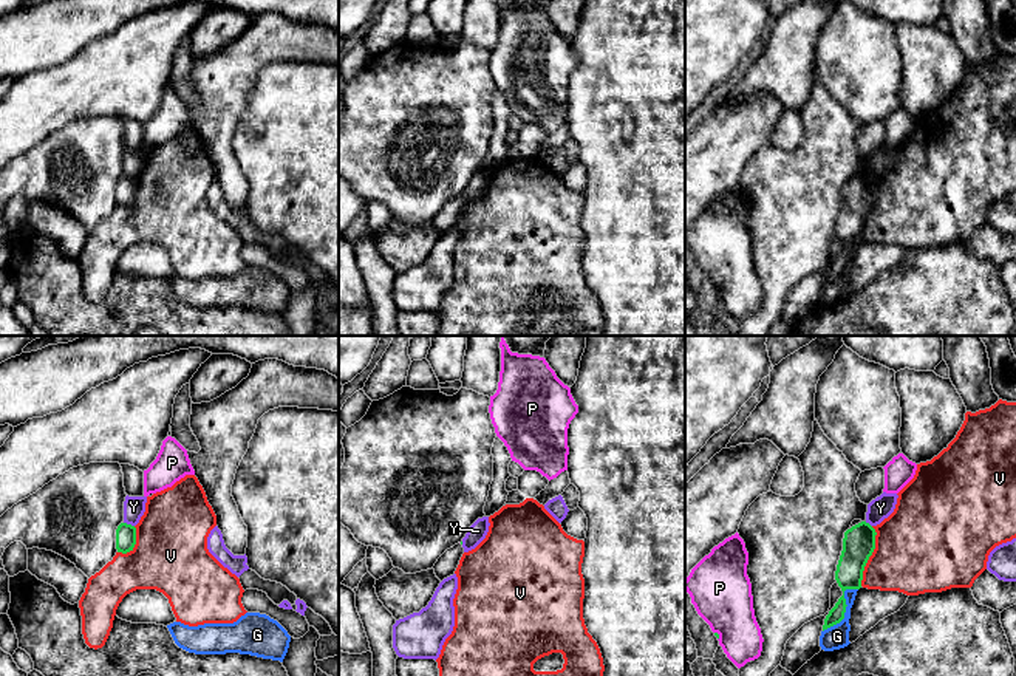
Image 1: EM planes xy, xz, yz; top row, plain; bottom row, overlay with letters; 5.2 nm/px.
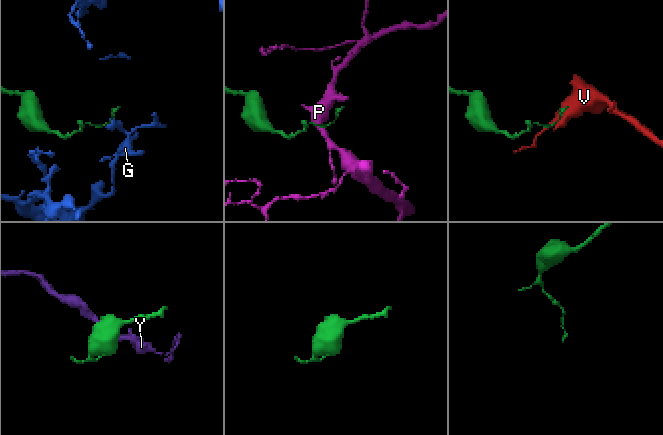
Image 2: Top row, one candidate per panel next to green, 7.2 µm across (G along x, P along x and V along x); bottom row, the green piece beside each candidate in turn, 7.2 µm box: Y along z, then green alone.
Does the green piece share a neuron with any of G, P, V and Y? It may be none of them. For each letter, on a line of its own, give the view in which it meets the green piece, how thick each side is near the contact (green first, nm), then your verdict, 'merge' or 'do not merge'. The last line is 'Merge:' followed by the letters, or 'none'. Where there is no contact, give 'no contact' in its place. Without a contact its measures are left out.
G: meets green in yz; 140 nm thick on the green side, 120 nm on the other; do not merge
P: meets green in yz; 20 nm thick on the green side, 320 nm on the other; do not merge
V: meets green in yz; 170 nm thick on the green side, 460 nm on the other; do not merge
Y: meets green in xy; 110 nm thick on the green side, 110 nm on the other; do not merge
Merge: none

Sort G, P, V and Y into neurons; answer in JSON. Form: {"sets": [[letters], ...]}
{"sets": [["G"], ["P"], ["V"], ["Y"]]}

